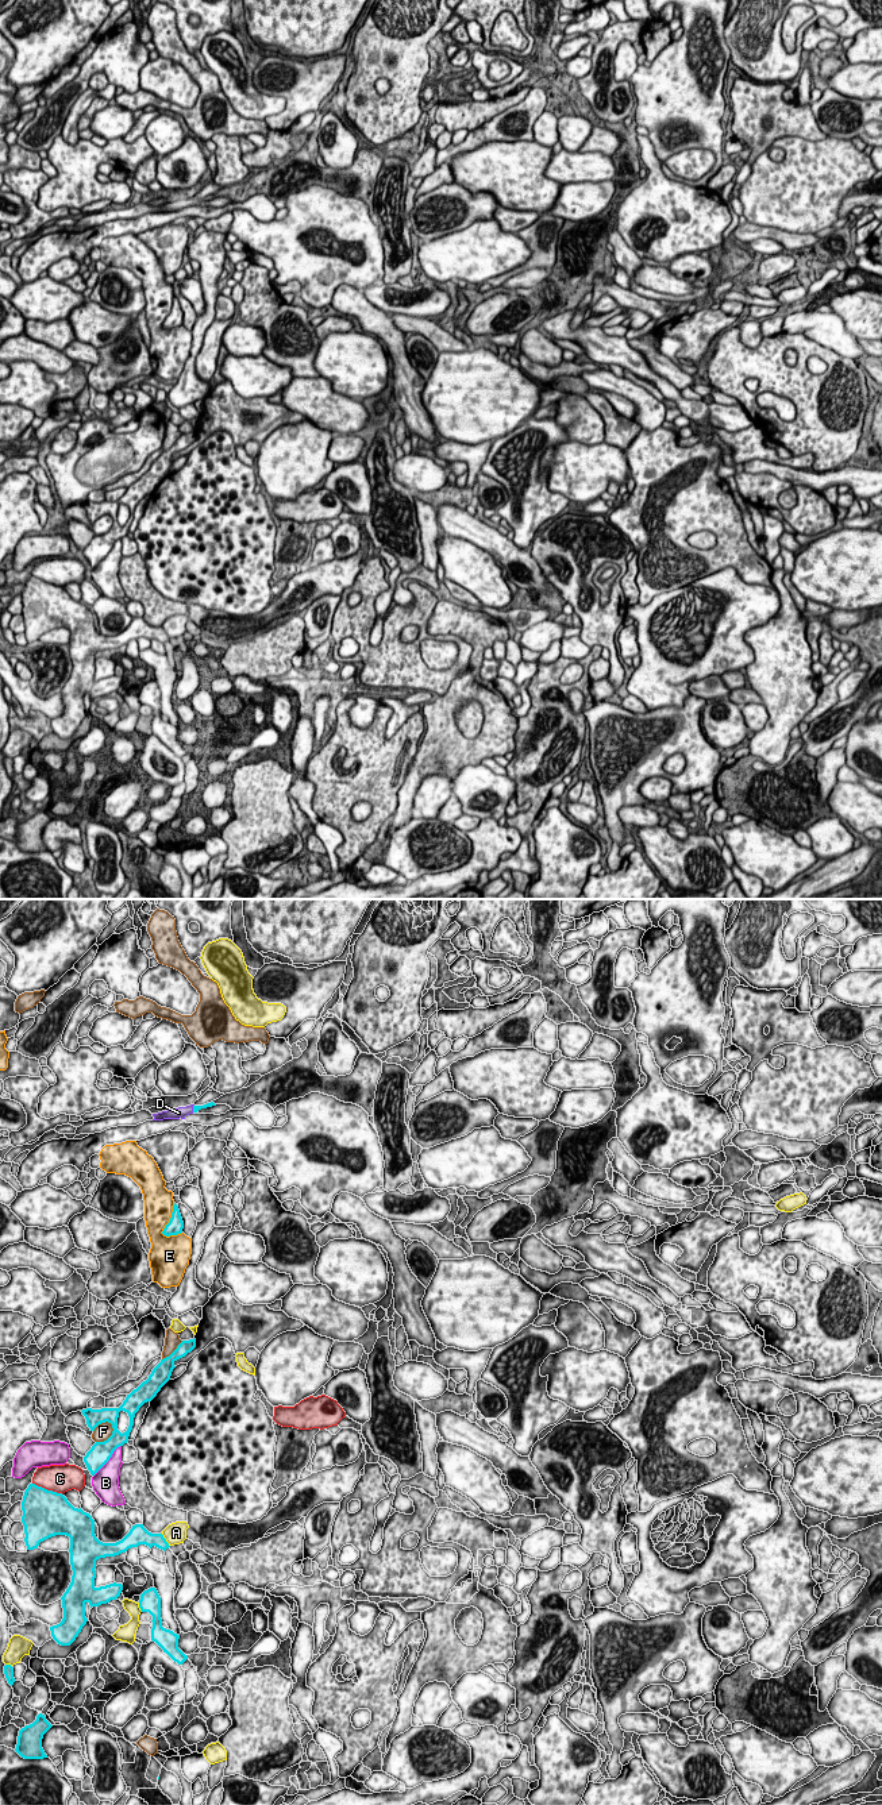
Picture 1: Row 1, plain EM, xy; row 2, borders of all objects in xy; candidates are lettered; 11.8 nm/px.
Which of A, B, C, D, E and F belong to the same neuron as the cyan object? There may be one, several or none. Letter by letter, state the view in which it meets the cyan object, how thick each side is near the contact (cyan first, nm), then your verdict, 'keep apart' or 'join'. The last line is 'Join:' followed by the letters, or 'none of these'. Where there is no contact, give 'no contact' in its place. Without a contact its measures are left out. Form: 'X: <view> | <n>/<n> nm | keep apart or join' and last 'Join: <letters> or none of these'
A: xy | 160/260 nm | keep apart
B: xy | 260/300 nm | keep apart
C: xy | 480/340 nm | keep apart
D: xy | 70/130 nm | join
E: xy | 190/360 nm | keep apart
F: xy | 260/200 nm | keep apart
Join: D

